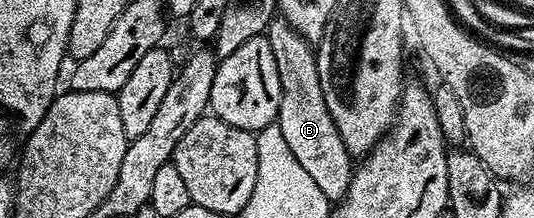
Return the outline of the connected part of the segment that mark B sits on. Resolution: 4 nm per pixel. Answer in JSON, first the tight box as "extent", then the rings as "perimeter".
{"extent":[266,17,354,201],"perimeter":[[[283,17],[272,19],[266,34],[270,41],[270,49],[274,52],[274,61],[278,64],[278,81],[282,85],[275,126],[282,129],[282,137],[289,143],[290,150],[294,152],[294,158],[318,184],[318,189],[322,189],[322,193],[326,193],[330,201],[339,201],[352,180],[354,156],[348,152],[346,145],[342,145],[342,137],[338,137],[338,125],[334,125],[334,117],[330,117],[326,109],[326,97],[322,97],[322,81],[318,77],[313,44],[301,37]]]}

